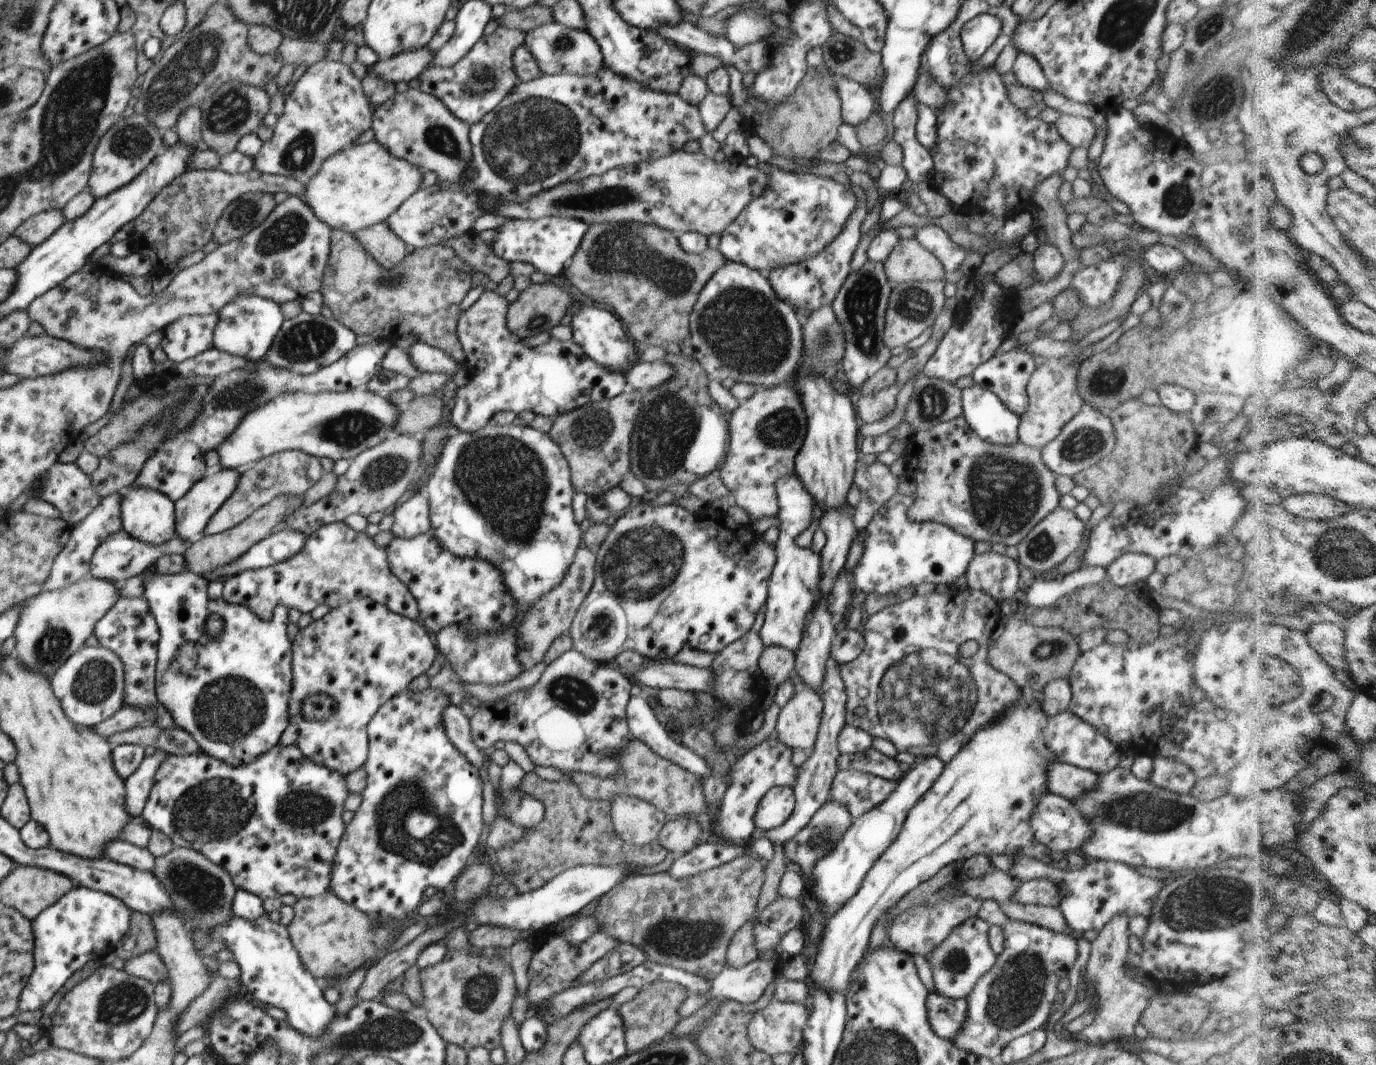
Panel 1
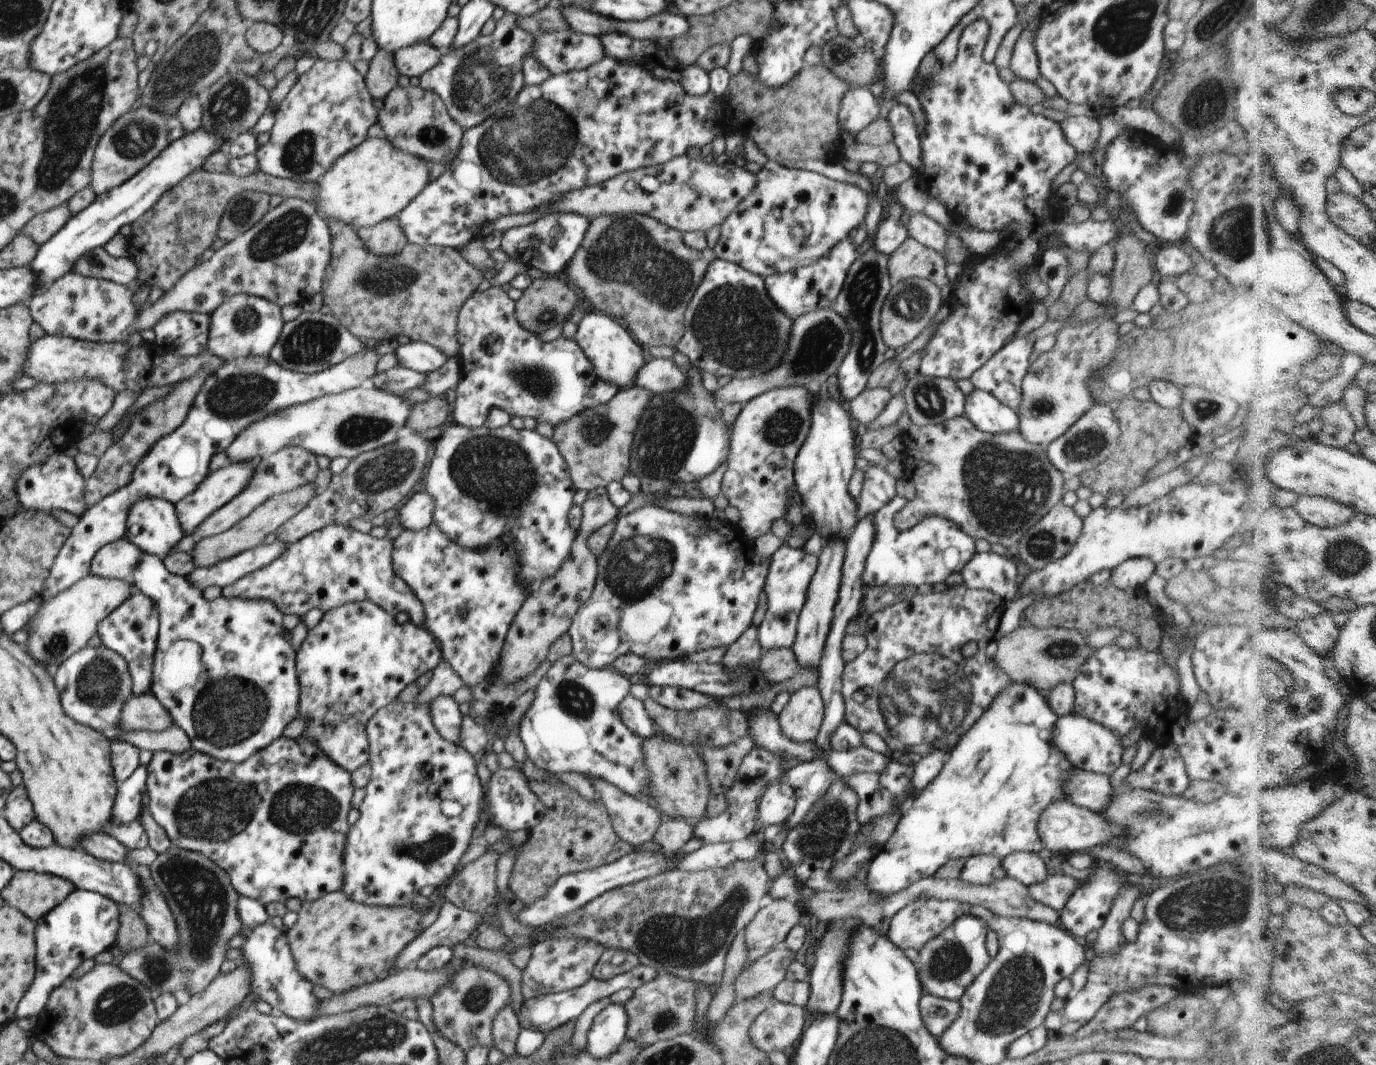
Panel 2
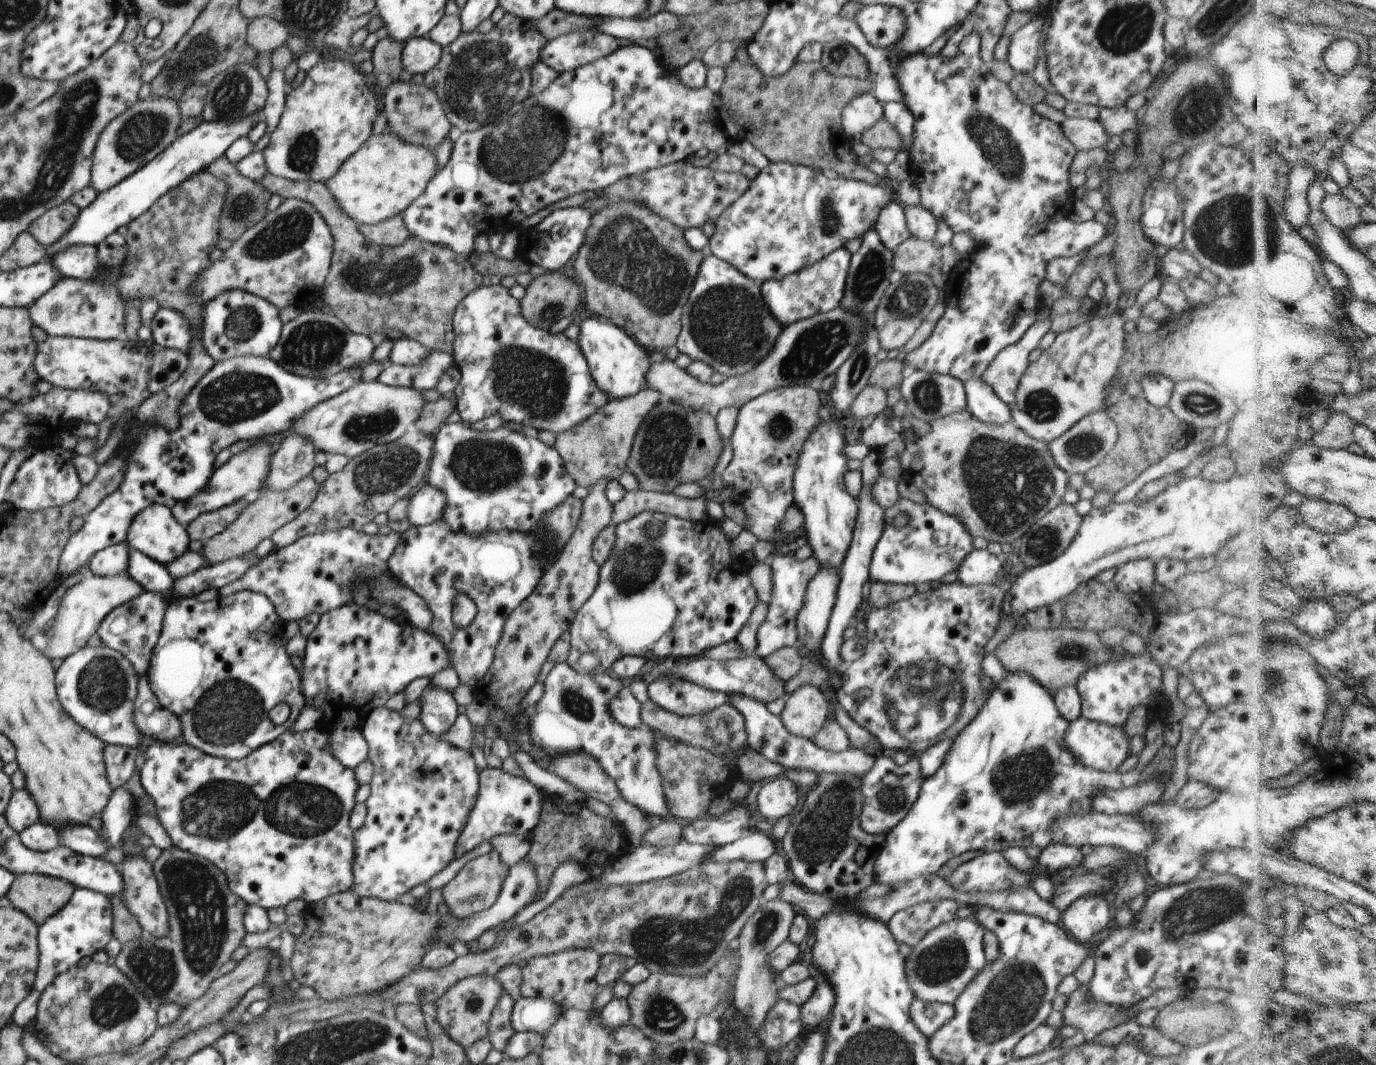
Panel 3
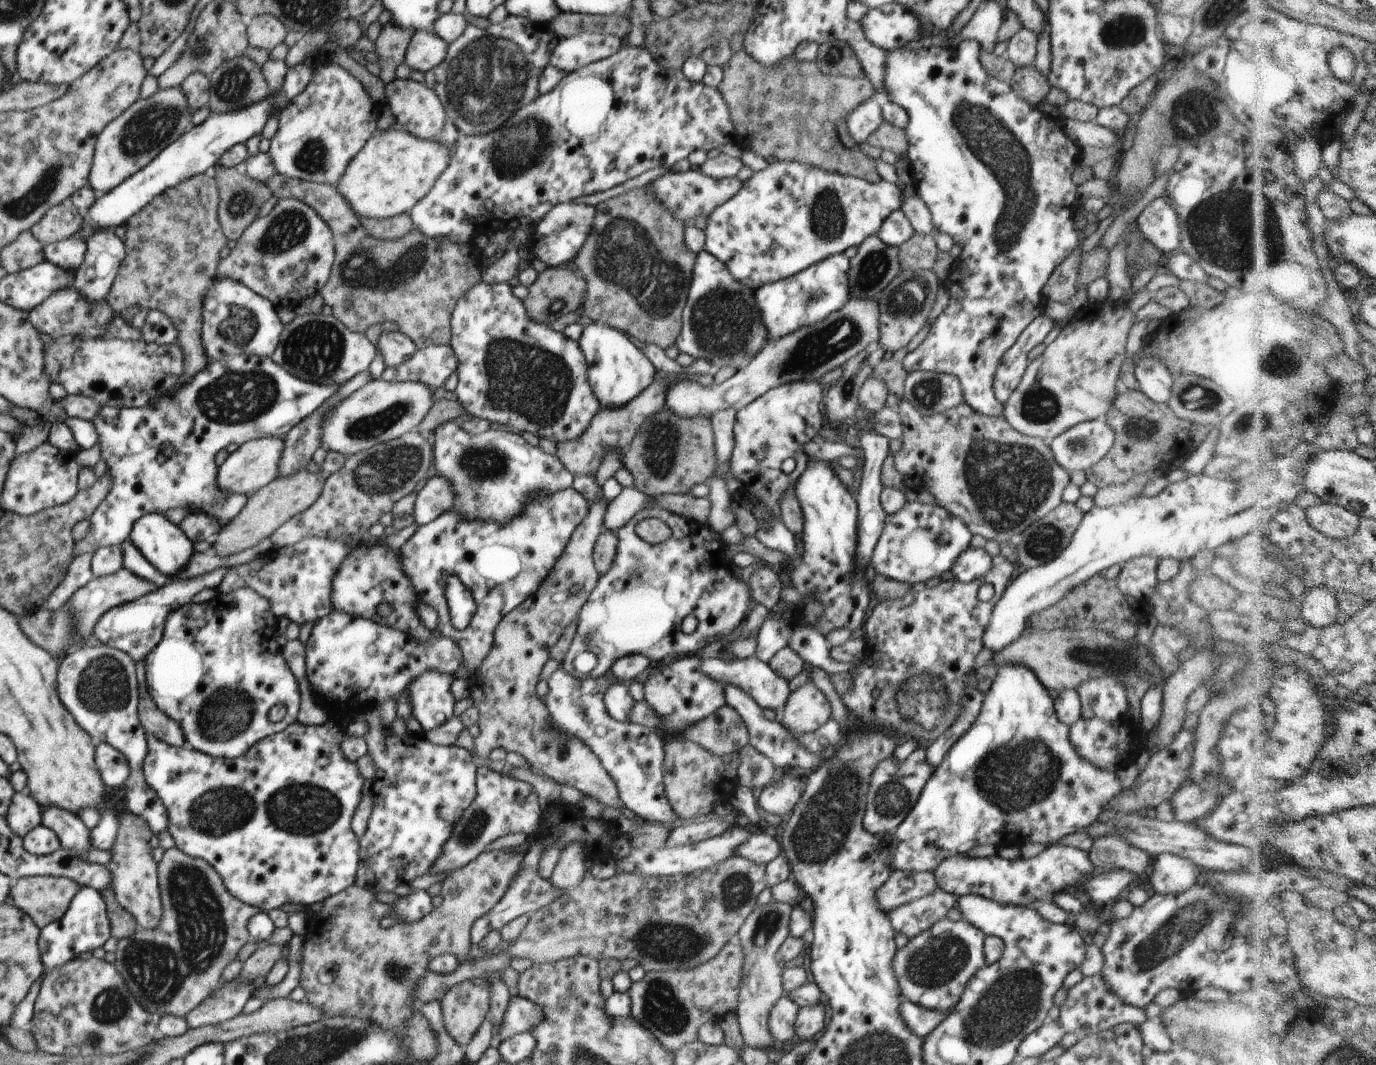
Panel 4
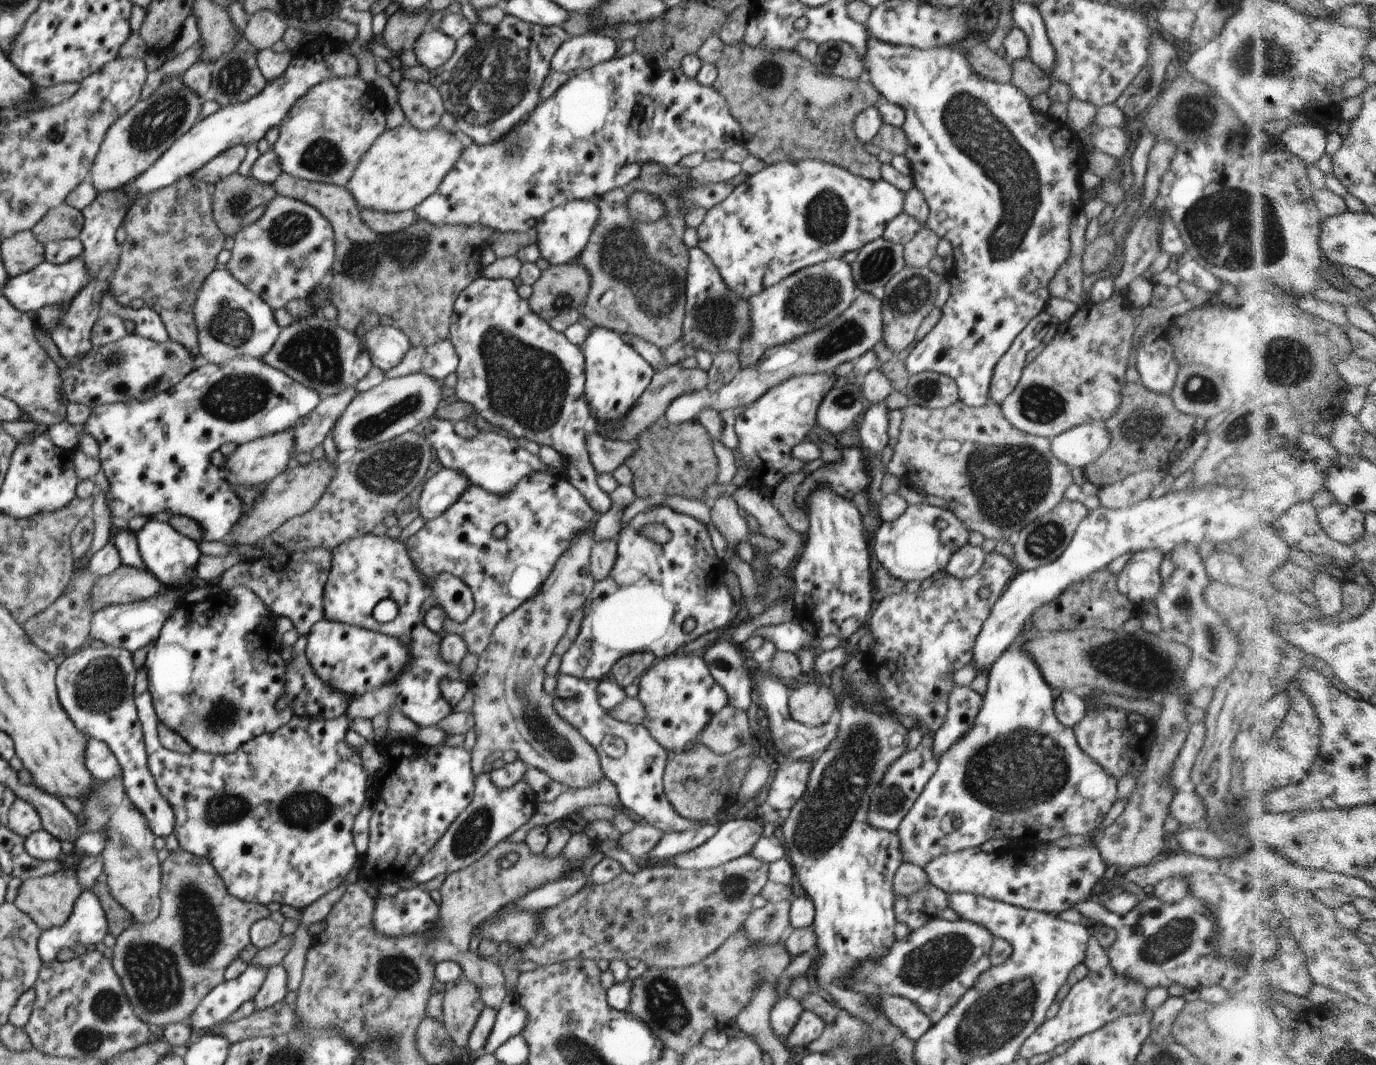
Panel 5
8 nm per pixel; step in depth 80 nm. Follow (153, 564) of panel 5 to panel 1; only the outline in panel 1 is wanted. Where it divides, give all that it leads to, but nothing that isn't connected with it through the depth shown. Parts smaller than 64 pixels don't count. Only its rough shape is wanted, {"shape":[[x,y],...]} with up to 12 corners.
{"shape":[[129,488],[121,519],[127,534],[161,545],[177,534],[175,502]]}

